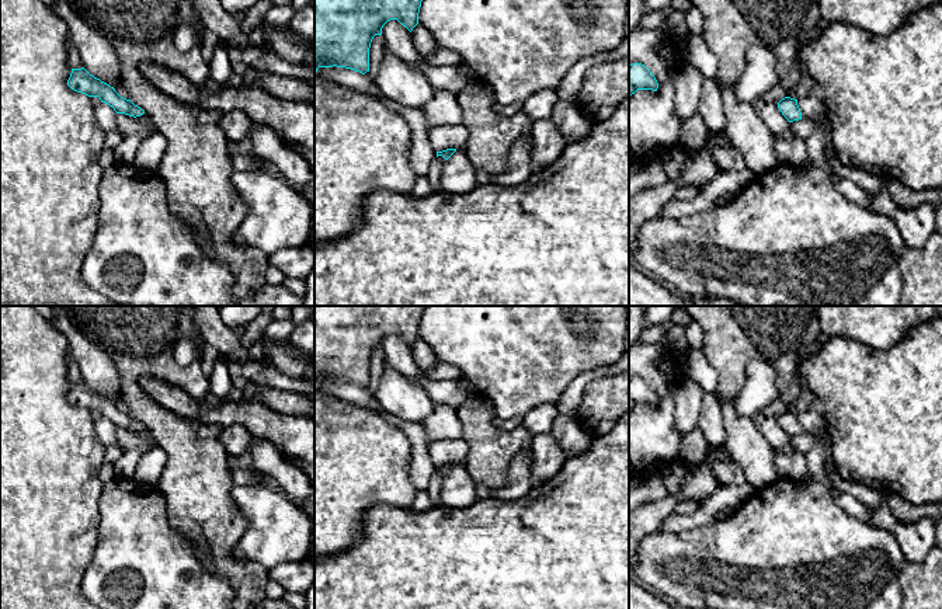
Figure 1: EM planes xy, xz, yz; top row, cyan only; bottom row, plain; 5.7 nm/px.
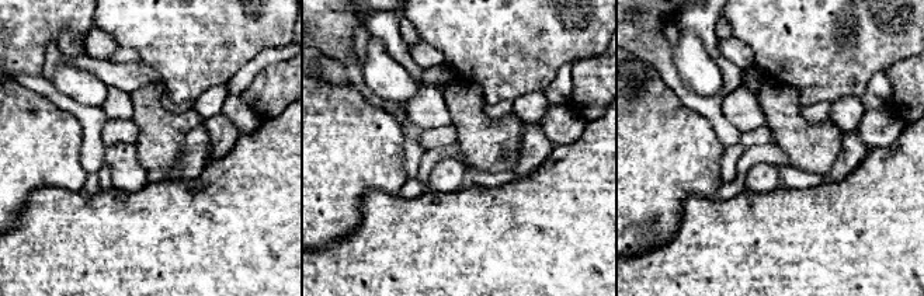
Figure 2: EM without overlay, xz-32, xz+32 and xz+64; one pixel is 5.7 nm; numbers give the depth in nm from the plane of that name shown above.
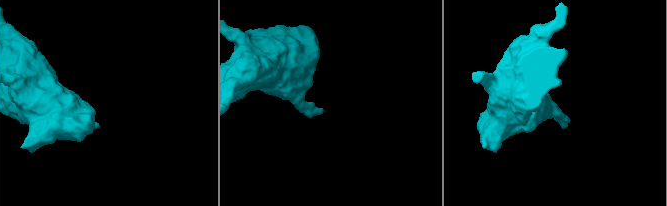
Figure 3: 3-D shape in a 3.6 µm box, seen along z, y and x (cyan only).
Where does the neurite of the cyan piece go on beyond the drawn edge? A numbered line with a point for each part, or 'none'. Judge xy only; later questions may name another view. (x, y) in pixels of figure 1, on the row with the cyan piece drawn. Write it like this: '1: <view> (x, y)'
none

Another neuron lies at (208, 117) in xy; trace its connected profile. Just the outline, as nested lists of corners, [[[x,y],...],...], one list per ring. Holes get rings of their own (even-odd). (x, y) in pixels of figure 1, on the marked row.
[[[199,109],[198,121],[204,125],[218,125],[222,115],[218,109]]]

